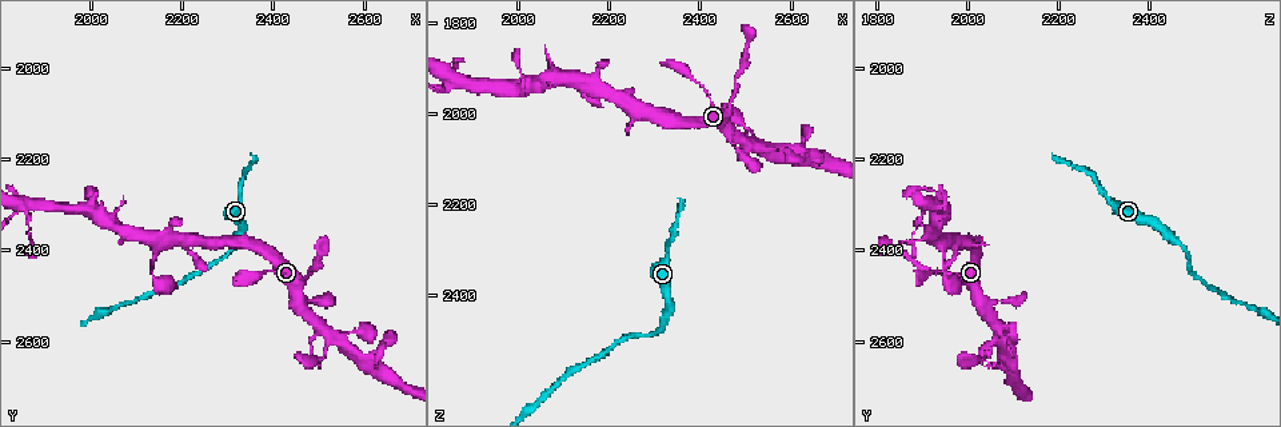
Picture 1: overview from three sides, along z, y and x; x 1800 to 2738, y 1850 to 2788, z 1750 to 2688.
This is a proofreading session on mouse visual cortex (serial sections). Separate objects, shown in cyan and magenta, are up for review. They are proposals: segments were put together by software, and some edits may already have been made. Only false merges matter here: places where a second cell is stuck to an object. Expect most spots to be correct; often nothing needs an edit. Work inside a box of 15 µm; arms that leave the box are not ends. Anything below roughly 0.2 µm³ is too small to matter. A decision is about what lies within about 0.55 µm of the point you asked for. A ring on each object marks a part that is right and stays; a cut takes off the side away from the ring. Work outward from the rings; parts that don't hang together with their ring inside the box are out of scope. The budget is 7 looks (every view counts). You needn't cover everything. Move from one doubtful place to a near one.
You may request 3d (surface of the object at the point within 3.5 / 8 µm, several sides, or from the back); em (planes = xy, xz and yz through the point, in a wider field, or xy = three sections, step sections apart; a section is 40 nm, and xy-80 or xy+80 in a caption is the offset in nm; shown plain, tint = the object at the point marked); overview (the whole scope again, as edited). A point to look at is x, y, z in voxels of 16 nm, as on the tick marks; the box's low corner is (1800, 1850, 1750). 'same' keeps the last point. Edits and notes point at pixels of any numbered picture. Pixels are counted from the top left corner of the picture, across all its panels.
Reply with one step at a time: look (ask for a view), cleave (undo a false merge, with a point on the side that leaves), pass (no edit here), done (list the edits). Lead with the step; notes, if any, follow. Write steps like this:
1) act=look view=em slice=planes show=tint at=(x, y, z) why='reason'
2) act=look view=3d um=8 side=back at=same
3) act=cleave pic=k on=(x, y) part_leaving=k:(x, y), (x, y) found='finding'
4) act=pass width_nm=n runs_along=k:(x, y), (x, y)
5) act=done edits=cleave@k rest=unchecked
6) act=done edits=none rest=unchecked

act=look view=3d um=8 at=(2150, 2385, 1940) why='branch point'

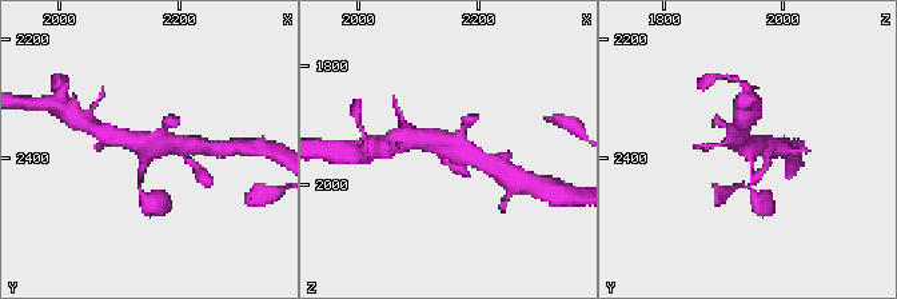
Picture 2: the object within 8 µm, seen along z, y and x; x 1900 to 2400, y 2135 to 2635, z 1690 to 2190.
act=look view=3d um=3.5 at=(2145, 2380, 1945)

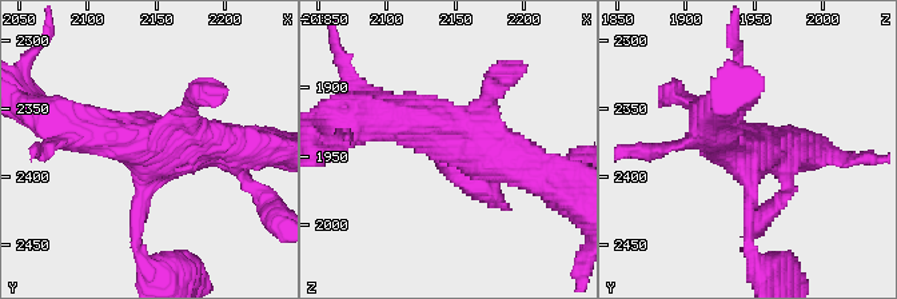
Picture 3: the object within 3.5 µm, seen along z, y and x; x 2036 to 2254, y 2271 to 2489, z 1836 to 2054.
act=pass runs_along=3:(537, 171), (373, 116) found='all the same cell'

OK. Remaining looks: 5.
act=look view=em slice=planes show=tint at=(1870, 2295, 1935) why='branch point'

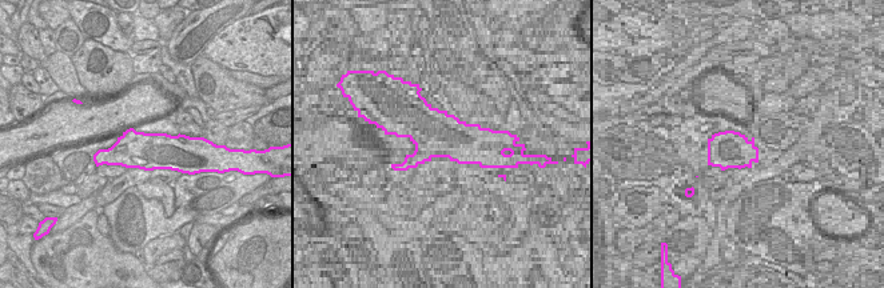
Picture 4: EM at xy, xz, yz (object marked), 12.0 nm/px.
act=look view=3d um=3.5 side=back at=same why='see where the arms go'

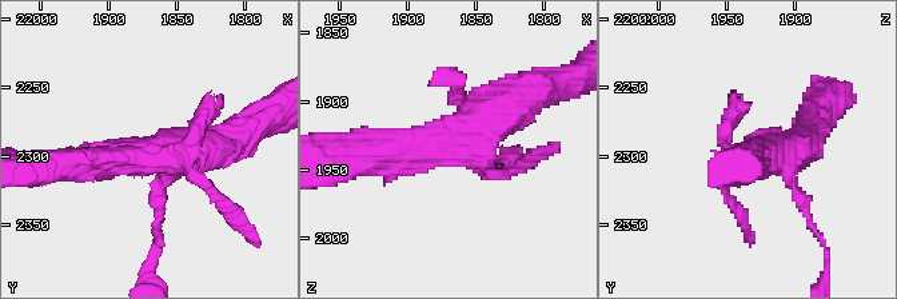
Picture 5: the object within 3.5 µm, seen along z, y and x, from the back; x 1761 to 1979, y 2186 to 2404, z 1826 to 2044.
act=pass runs_along=5:(357, 160), (435, 144), (517, 96) found='continuous, no second cell'

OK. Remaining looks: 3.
act=look view=3d um=3.5 at=(2325, 2385, 2460) why='sudden change in width'

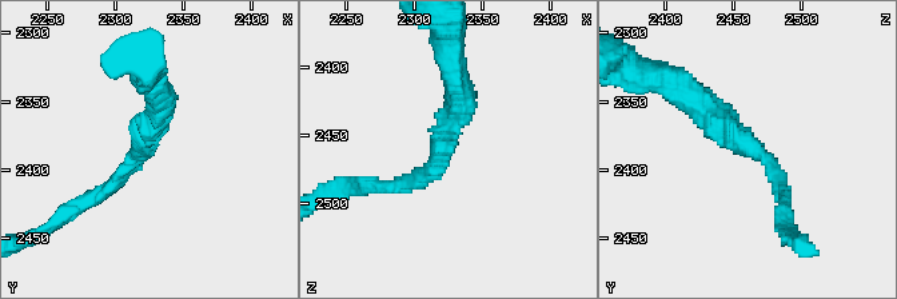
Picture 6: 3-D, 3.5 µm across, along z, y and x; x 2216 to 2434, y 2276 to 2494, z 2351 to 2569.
act=look view=em slice=xy step=5 show=tint at=(2320, 2380, 2456)

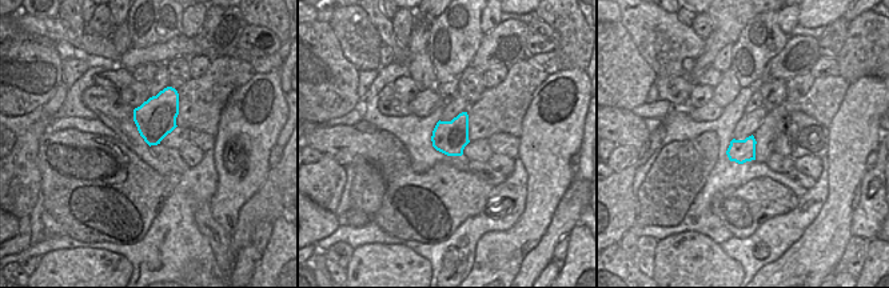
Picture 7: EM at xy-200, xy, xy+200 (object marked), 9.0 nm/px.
act=look view=em slice=xy step=3 show=tint at=same

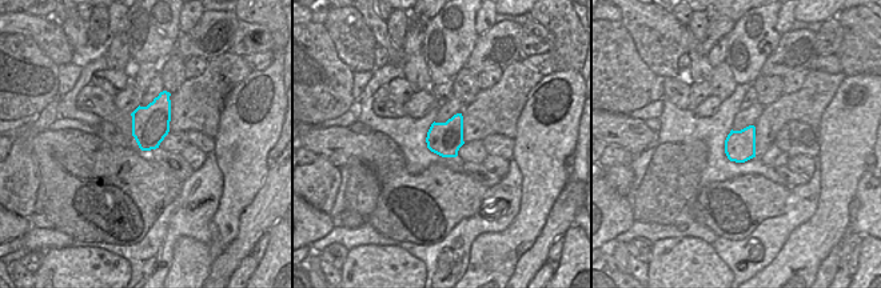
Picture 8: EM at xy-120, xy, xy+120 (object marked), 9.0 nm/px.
act=pass arm_widths_nm=200,300 found='continuous, no second cell'

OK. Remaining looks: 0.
act=done edits=none rest=unchecked

